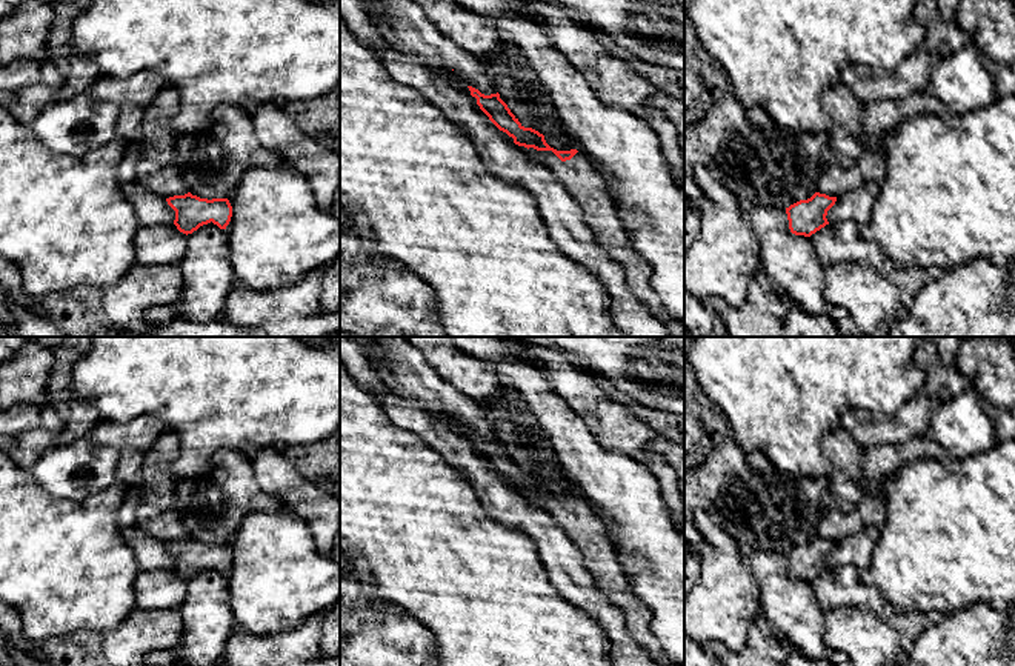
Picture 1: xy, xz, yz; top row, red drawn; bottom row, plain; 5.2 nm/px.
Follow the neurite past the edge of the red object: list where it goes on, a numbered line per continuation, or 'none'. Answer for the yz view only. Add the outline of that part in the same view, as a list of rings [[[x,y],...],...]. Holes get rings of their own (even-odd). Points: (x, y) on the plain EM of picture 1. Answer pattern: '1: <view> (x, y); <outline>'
none

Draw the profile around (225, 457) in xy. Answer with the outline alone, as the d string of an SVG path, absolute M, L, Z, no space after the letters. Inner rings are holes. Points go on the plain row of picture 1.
M221 449L212 457L214 468L192 478L180 478L172 494L171 511L180 515L180 523L192 540L200 543L228 543L251 512L274 514L283 503L274 494L265 492L254 477L251 455Z

